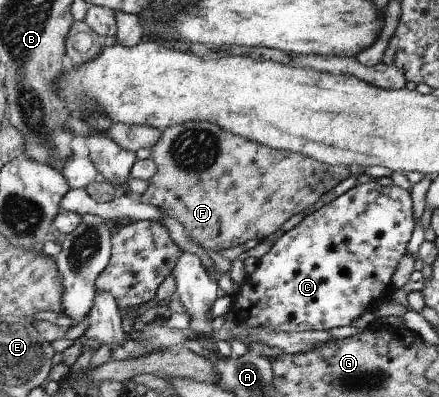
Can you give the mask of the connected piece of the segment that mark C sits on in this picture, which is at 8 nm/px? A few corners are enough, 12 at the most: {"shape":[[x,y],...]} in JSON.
{"shape":[[364,179],[239,279],[241,329],[349,325],[394,293],[408,191]]}

